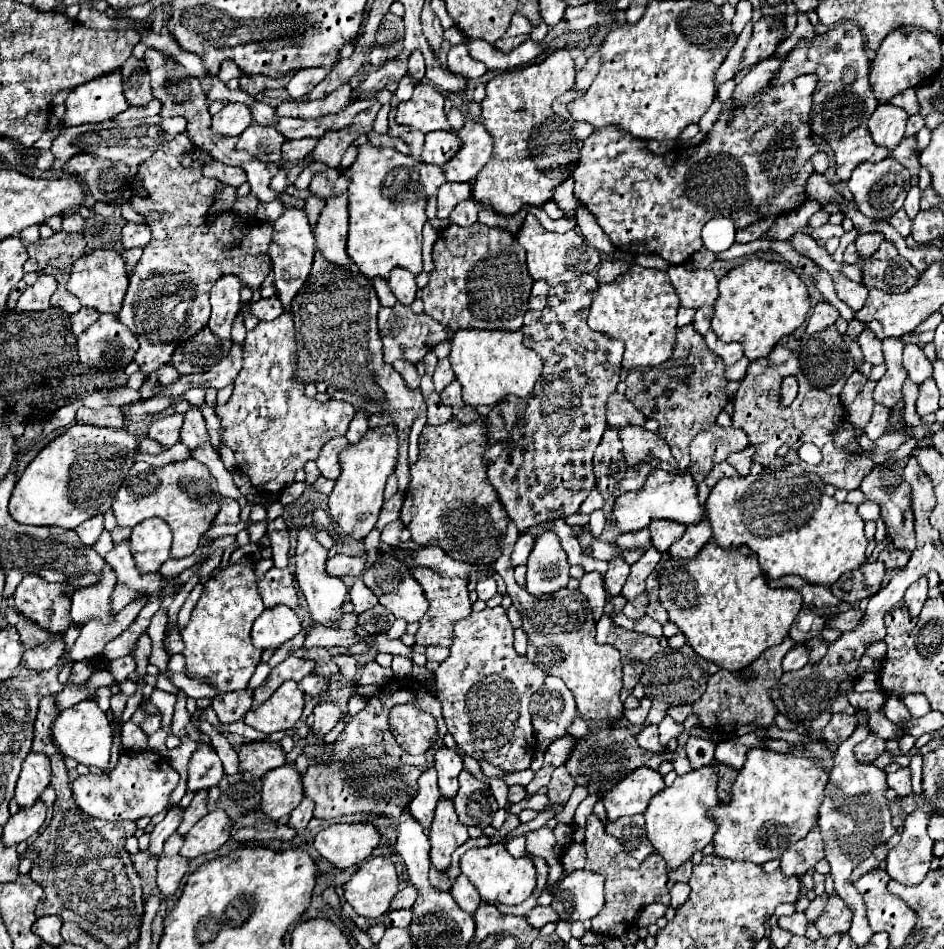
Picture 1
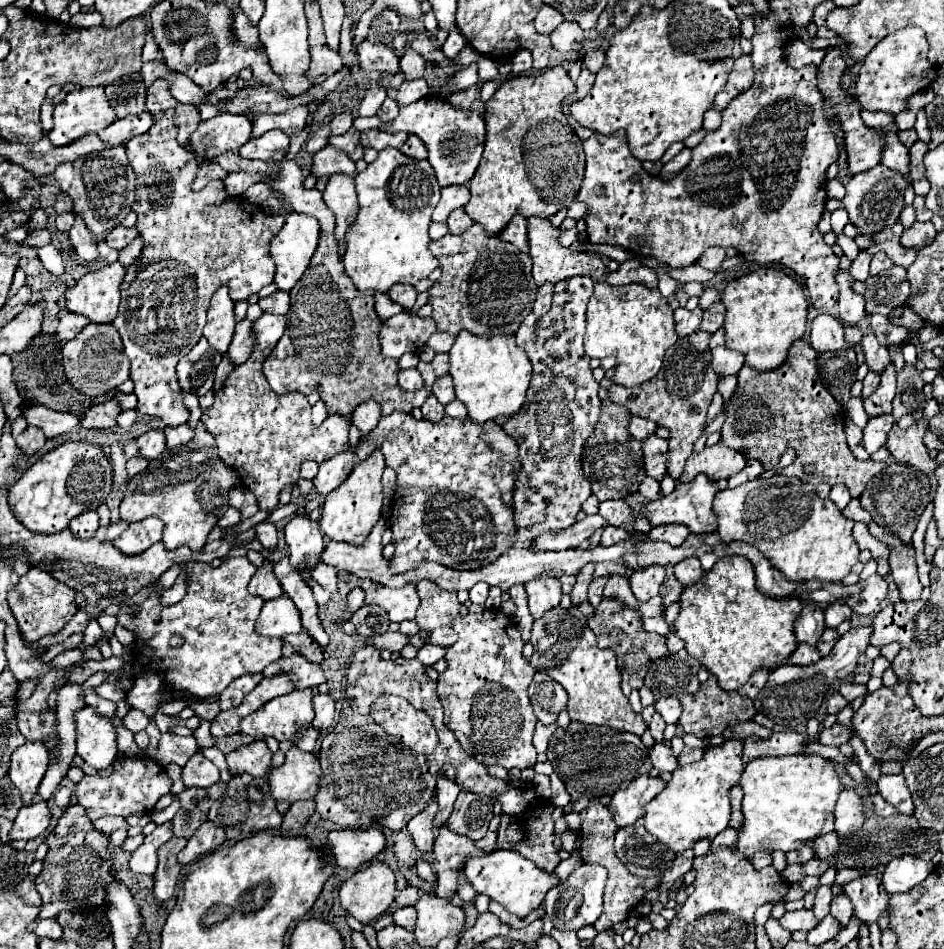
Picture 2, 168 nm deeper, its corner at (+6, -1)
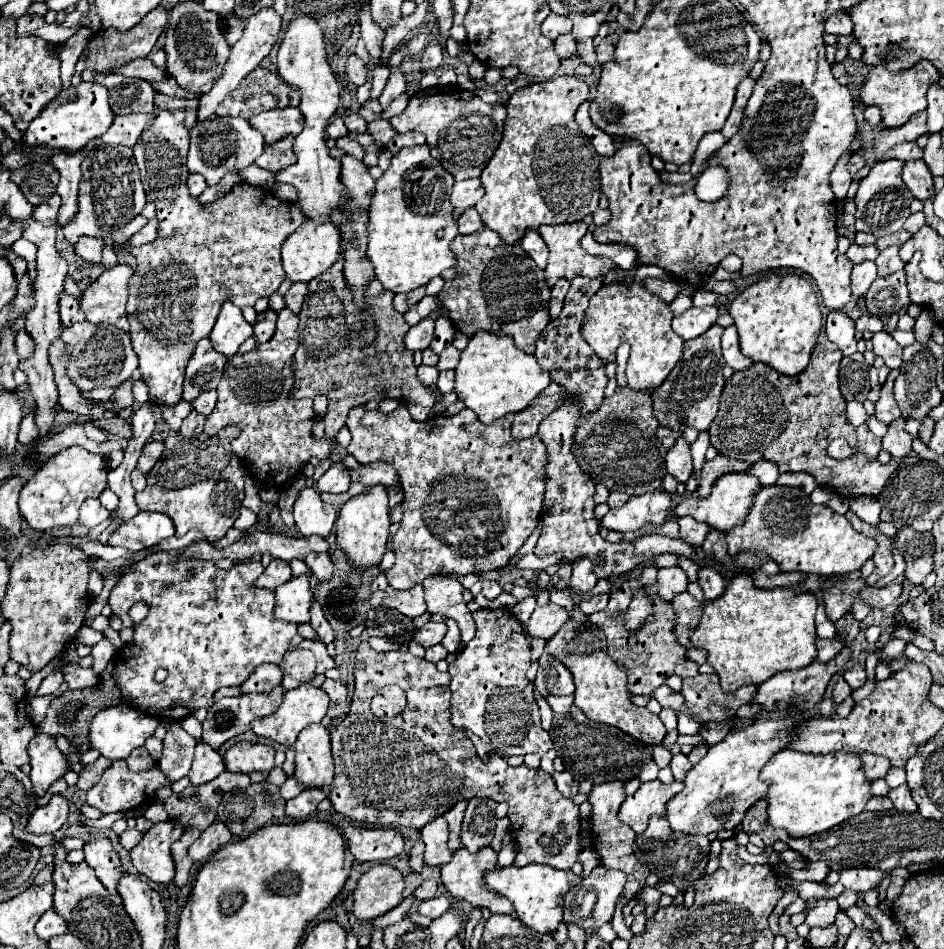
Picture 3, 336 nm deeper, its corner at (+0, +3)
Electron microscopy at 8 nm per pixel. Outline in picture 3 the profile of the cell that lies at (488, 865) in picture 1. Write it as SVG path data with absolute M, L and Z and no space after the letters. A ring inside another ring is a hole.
M529 864L525 868L517 868L517 866L507 866L507 868L497 868L495 872L489 872L485 876L485 884L503 894L505 898L511 900L511 904L515 906L517 918L537 930L537 932L555 932L559 928L559 924L563 922L563 906L565 906L565 894L577 886L581 880L581 876L573 874L571 870L557 870L545 864Z

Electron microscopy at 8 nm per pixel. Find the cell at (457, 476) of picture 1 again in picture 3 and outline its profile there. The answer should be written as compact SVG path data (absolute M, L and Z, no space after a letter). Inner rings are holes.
M403 404L389 414L355 406L349 412L347 428L353 436L347 452L359 464L387 462L399 476L403 492L403 520L401 528L393 536L397 562L385 572L391 588L409 590L435 574L483 574L505 568L537 526L547 482L547 448L537 434L523 440L513 438L509 418L495 420L495 424L485 426L479 422L475 412L465 408L457 416L435 416L425 422L417 422Z

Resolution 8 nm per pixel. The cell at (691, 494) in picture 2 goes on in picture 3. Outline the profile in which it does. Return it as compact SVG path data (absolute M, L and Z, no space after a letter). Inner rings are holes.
M745 472L745 474L725 474L715 482L709 498L699 498L695 494L687 496L673 512L677 516L693 516L699 522L707 522L709 526L727 532L727 530L743 524L747 512L751 510L751 504L755 502L755 492L759 492L759 488L763 488L761 482L749 472Z

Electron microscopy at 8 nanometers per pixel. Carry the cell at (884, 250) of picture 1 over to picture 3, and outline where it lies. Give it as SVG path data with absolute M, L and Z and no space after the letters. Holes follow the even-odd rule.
M889 246L885 248L877 260L875 260L877 268L879 268L879 276L889 276L895 274L897 270L905 268L905 262L899 258L899 246Z

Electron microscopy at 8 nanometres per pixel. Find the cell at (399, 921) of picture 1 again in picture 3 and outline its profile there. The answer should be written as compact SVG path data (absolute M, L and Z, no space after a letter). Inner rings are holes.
M443 894L443 896L437 896L437 898L421 902L419 904L419 914L427 916L427 918L439 918L451 906L453 906L453 898L447 896L447 894Z

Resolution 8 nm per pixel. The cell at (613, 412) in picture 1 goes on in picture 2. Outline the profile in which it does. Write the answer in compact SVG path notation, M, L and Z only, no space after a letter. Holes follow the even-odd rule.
M631 416L629 424L627 424L629 434L631 434L633 438L637 438L637 440L643 440L643 438L651 436L651 434L655 432L655 428L657 428L655 422L651 422L651 420L647 420L647 418L639 418L639 416Z

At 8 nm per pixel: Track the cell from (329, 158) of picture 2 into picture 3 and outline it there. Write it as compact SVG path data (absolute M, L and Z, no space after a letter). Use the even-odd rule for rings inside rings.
M343 136L343 138L339 138L337 140L337 146L339 148L343 148L345 150L345 154L351 154L351 156L355 156L355 158L363 158L363 154L365 154L365 150L363 150L363 146L359 144L359 142L355 142L355 140L351 140L351 138L347 138L347 136Z

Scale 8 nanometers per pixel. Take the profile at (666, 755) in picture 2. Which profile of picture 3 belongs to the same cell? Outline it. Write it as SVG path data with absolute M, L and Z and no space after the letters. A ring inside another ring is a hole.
M685 754L673 756L673 760L671 760L671 772L673 772L675 782L683 782L685 776L687 776L687 772L689 772L691 768L693 768L693 764L689 762L689 758L687 758Z

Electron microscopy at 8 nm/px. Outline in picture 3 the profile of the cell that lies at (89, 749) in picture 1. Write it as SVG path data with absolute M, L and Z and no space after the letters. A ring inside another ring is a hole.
M111 706L111 708L105 708L101 710L93 722L91 722L91 746L95 750L101 752L101 756L109 758L109 760L125 760L129 758L131 750L139 748L145 744L145 740L149 736L155 734L155 728L159 726L161 722L153 716L147 716L135 708L129 708L129 706Z

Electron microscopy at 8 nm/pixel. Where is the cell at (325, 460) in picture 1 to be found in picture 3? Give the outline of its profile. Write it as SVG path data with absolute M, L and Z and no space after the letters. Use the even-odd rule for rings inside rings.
M335 464L321 476L321 480L317 482L317 490L329 494L343 494L349 490L349 484L351 484L351 476L347 468L343 464Z

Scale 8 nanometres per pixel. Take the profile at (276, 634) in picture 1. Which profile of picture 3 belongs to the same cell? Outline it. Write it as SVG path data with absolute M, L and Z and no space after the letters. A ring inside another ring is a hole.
M309 576L291 578L287 584L275 590L275 596L275 618L295 624L309 622L309 606L313 600L313 586L309 582Z

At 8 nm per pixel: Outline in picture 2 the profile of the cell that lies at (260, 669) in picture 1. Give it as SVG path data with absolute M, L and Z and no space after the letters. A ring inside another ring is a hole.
M293 654L289 658L281 657L279 660L270 664L272 669L269 671L269 665L263 670L265 677L271 678L279 672L287 671L289 674L293 674L292 682L297 688L317 688L319 684L325 682L325 676L323 676L323 670L319 664L313 664L313 662L307 662L303 656L299 654Z

